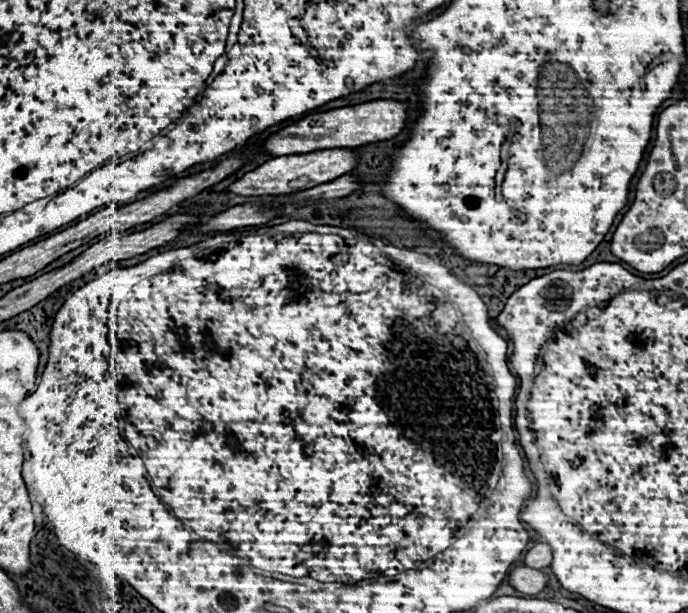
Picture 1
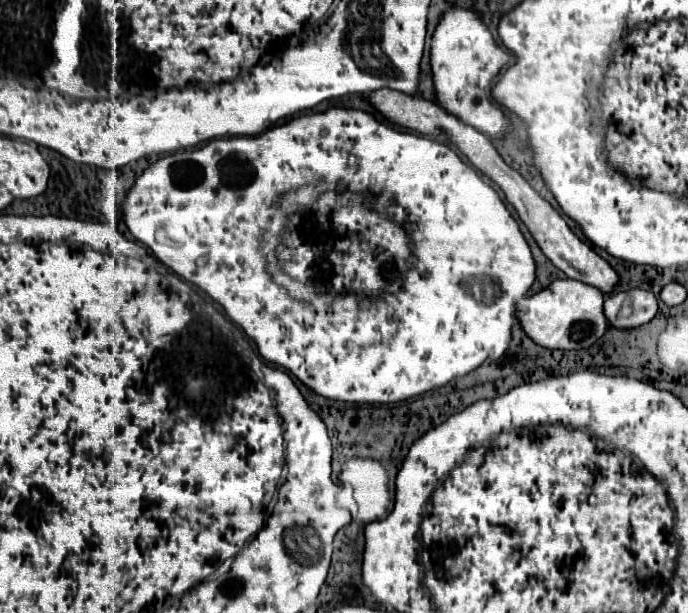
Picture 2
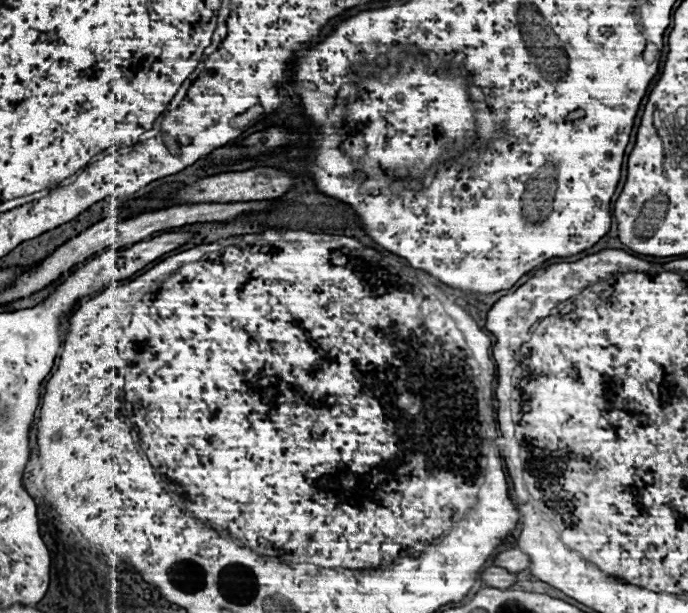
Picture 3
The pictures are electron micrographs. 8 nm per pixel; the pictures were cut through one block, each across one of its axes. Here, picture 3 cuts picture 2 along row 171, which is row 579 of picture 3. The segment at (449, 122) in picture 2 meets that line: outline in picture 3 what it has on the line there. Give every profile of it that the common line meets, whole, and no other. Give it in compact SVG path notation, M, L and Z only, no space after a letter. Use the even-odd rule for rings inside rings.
M490 566L484 572L480 572L480 580L486 586L492 586L492 588L510 588L516 582L516 576L510 574L510 572L506 572L504 568Z

